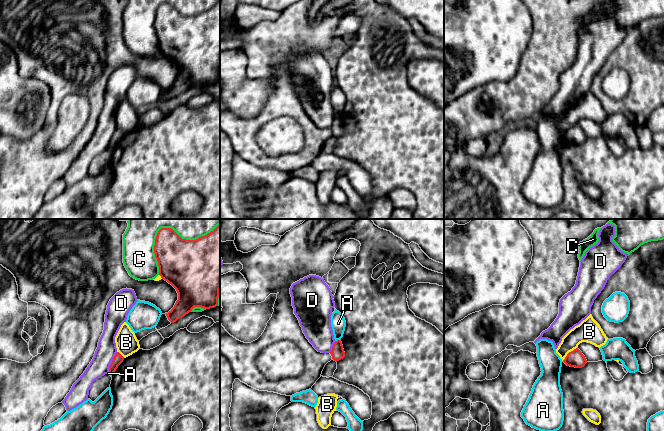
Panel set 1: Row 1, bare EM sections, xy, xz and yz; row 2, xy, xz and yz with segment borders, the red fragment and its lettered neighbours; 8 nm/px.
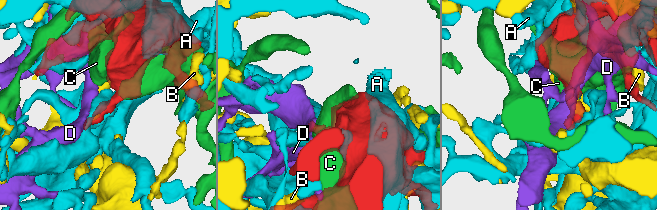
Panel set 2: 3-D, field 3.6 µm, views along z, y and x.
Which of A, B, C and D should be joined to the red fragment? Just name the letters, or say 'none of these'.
none of these

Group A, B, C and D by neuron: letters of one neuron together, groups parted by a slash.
A / B / C / D

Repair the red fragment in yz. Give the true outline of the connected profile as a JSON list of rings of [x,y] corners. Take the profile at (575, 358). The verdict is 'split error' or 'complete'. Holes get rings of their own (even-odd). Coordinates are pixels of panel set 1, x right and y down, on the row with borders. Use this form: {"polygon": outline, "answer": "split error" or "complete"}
{"polygon": [[[576,348],[567,354],[563,362],[570,367],[582,368],[587,363],[587,360],[582,352]]], "answer": "complete"}

